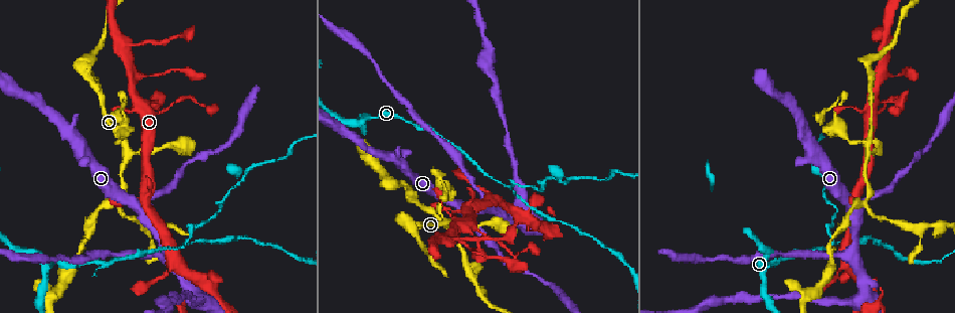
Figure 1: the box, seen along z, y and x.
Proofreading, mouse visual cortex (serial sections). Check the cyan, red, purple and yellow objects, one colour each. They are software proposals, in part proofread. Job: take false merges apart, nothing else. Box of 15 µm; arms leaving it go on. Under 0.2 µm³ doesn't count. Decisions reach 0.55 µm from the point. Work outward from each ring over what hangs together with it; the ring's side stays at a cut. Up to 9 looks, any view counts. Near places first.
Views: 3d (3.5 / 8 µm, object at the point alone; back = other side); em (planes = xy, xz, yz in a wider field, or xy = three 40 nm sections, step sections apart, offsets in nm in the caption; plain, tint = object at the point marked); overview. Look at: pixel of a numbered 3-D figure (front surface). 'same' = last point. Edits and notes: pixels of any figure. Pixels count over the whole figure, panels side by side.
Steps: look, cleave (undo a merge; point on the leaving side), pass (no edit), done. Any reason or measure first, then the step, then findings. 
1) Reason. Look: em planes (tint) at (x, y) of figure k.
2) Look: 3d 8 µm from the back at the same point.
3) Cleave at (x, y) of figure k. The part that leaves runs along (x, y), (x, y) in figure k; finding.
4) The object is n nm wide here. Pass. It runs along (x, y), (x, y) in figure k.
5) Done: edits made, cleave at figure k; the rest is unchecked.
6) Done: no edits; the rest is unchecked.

Three arms meet. Look: 3d 3.5 µm at (187, 244) of figure 1.

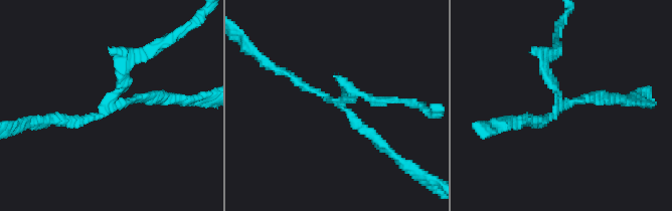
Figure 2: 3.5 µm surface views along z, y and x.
Look: em xy step 1 (tint) at (338, 105) of figure 2.

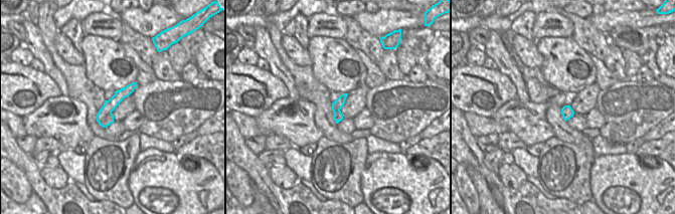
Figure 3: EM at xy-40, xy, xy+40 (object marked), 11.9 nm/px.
The arms are 150, 150, 150 nm wide. Cleave at (542, 70) of figure 2. Two cells meet here.

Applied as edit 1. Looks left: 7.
Sudden change in width. Look: 3d 3.5 µm at (505, 122) of figure 1.

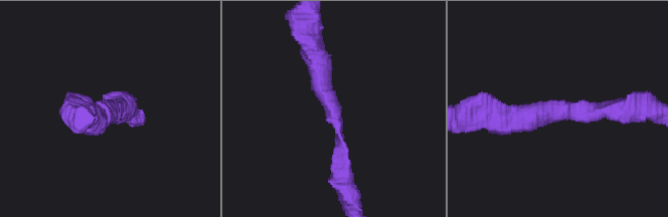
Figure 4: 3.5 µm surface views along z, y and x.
The arms are 300, 350 nm wide; shape alone is not enough. Look: em xy step 2 (tint) at (111, 115) of figure 4.

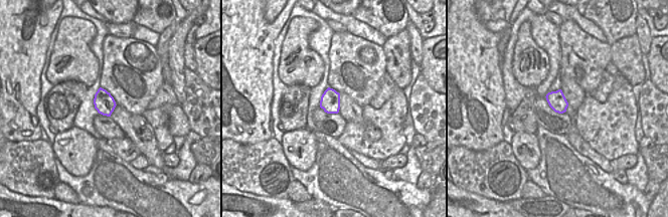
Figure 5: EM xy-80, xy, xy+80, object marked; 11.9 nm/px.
The object is 240 nm wide here. Pass. It runs along (344, 187), (338, 120), (316, 60) in figure 4; continuous, no second cell.

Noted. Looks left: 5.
Calibre changes. Look: 3d 3.5 µm at (124, 141) of figure 1.

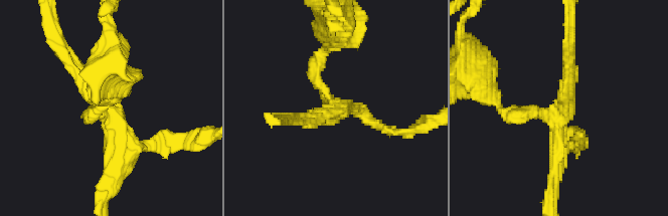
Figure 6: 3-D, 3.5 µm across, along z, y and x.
4 arms meet here; the arms are 200, 200, 200, 200 nm wide. Look: em xy step 5 (tint) at (339, 109) of figure 6.

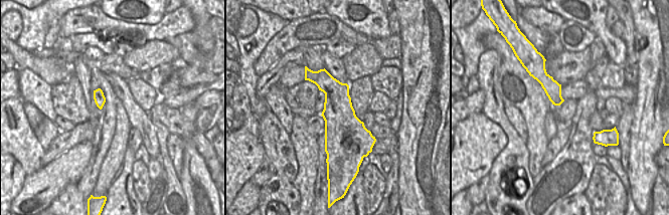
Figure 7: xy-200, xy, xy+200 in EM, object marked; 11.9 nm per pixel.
Look: em planes (tint) at the same point.

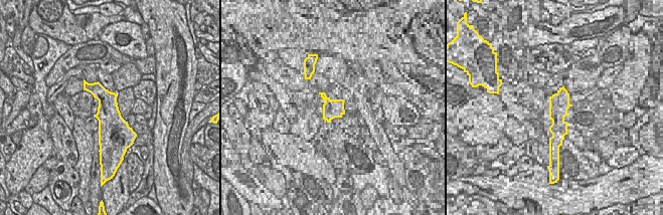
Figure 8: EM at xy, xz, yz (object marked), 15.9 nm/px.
Pass. Continuous, no second cell.

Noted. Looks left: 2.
Sharp bend. Look: 3d 3.5 µm at (86, 64) of figure 1.

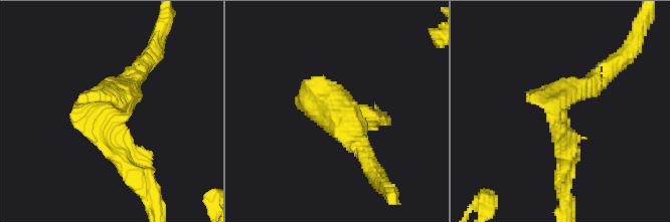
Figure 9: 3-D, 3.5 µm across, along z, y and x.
Now the EM. Look: em xy step 3 (tint) at (330, 112) of figure 9.

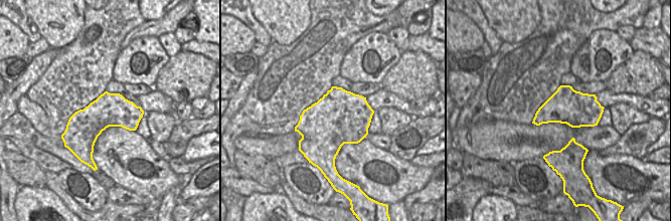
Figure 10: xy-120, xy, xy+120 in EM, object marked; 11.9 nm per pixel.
Pass. It runs along (563, 167), (560, 98), (600, 80) in figure 9; one cell here.

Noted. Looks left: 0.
Done: edits made, cleave at figure 2; the rest is unchecked.

